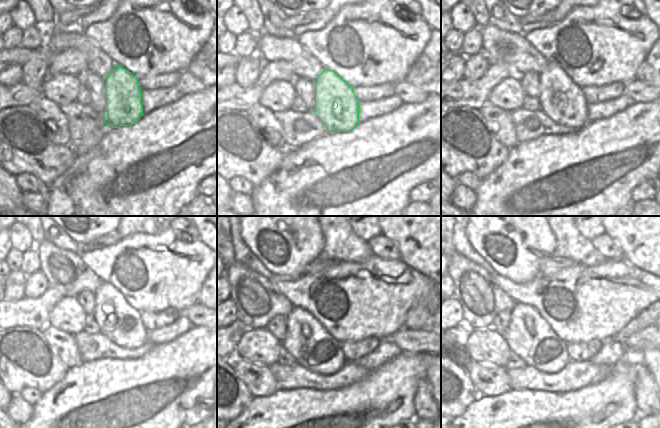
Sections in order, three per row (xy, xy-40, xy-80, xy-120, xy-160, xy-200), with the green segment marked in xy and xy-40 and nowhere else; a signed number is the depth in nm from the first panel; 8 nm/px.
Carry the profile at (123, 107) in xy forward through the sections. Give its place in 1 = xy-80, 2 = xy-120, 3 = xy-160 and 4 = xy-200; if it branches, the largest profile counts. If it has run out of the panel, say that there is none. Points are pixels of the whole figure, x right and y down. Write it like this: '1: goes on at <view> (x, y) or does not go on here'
1: goes on at xy-80 (556, 86)
2: goes on at xy-120 (97, 346)
3: goes on at xy-160 (307, 339)
4: goes on at xy-200 (528, 335)

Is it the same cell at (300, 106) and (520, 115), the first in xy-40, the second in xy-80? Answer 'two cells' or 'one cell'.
two cells

